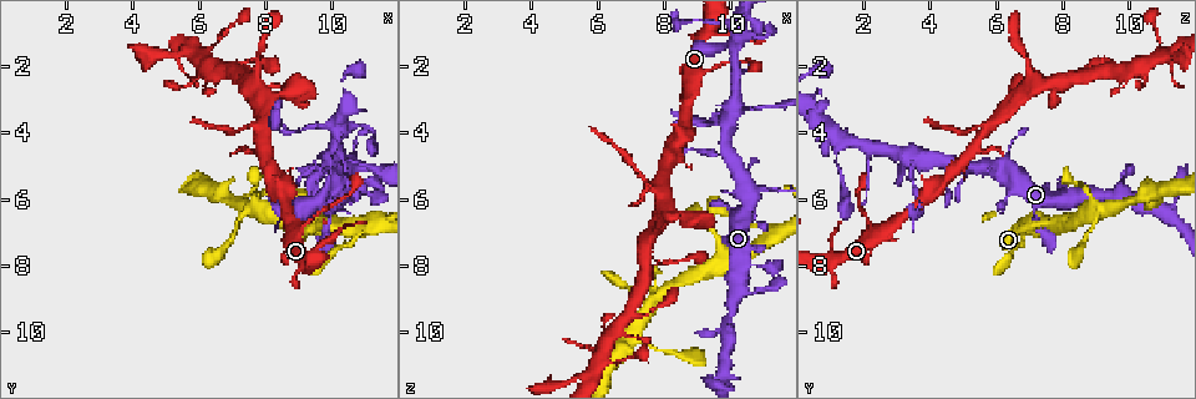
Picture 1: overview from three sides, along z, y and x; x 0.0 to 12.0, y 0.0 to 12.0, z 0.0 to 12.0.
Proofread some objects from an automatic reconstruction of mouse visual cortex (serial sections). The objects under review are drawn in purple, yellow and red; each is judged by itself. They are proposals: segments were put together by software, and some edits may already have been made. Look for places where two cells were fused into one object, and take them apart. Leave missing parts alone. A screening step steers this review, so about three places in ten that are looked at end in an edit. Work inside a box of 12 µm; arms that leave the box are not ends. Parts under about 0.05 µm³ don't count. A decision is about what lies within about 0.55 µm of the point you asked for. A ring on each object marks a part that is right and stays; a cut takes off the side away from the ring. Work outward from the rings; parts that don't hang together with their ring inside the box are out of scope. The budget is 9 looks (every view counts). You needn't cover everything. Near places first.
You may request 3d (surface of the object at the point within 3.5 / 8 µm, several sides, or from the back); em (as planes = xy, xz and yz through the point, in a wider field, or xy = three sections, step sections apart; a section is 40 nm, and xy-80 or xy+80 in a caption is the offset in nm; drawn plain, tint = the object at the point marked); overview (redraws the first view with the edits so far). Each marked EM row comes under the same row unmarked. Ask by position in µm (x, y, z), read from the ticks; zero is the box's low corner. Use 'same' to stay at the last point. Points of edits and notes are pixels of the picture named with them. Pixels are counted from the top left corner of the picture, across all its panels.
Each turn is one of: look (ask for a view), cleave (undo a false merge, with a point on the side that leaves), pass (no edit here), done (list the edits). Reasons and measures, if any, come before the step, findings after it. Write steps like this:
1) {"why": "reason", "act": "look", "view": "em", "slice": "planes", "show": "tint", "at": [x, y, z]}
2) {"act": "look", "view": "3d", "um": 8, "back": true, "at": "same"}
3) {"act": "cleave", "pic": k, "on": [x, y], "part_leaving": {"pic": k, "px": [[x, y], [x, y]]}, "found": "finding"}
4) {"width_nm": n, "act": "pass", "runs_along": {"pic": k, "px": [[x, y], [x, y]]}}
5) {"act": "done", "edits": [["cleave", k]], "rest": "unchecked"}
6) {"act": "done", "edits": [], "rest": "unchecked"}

{"why": "sudden change in width", "act": "look", "view": "3d", "um": 3.5, "at": [11.2, 5.1, 3.1]}

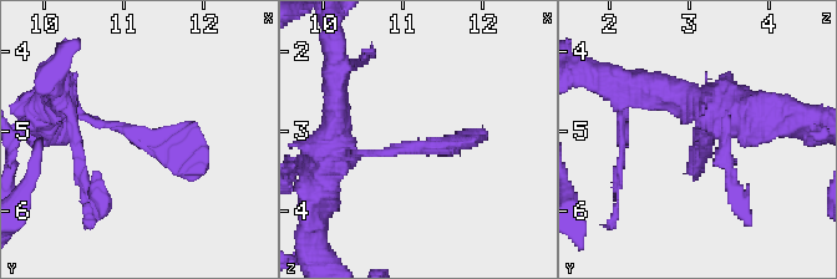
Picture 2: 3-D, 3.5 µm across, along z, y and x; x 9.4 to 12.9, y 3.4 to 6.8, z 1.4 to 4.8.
{"act": "look", "view": "em", "slice": "xy", "step": 3, "show": "tint", "at": [11.25, 5.15, 3.20]}

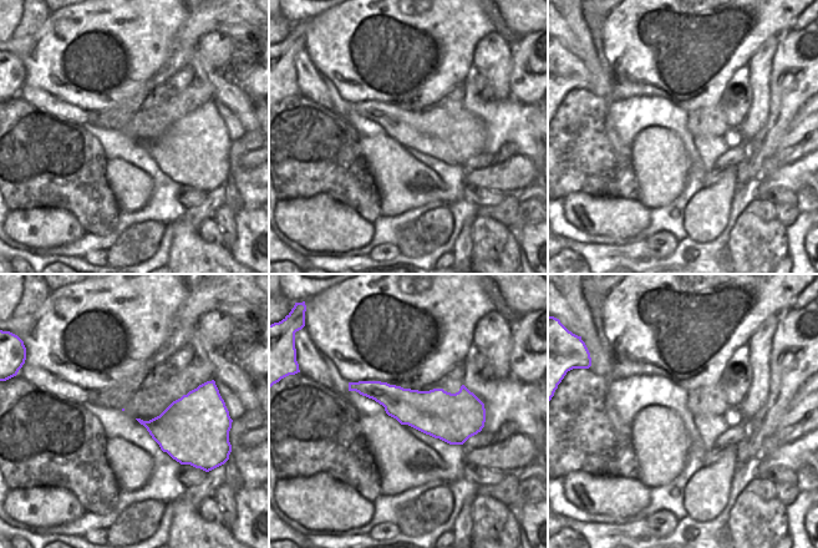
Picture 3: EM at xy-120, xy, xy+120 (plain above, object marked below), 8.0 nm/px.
{"width_nm": 380, "act": "pass", "runs_along": {"pic": 2, "px": [[71, 110], [174, 151], [193, 178]]}, "found": "one cell here"}

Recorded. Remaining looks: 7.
{"why": "abrupt turn", "act": "look", "view": "3d", "um": 3.5, "at": [10.1, 4.3, 1.4]}

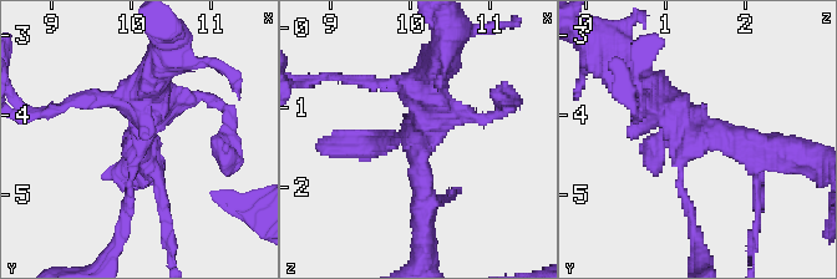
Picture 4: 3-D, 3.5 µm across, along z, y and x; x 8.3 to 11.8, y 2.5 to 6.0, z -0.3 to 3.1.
{"arms": 4, "arm_widths_nm": [100, 250, 300, 400], "act": "look", "view": "em", "slice": "xy", "step": 2, "show": "tint", "at": [10.05, 4.25, 1.40]}

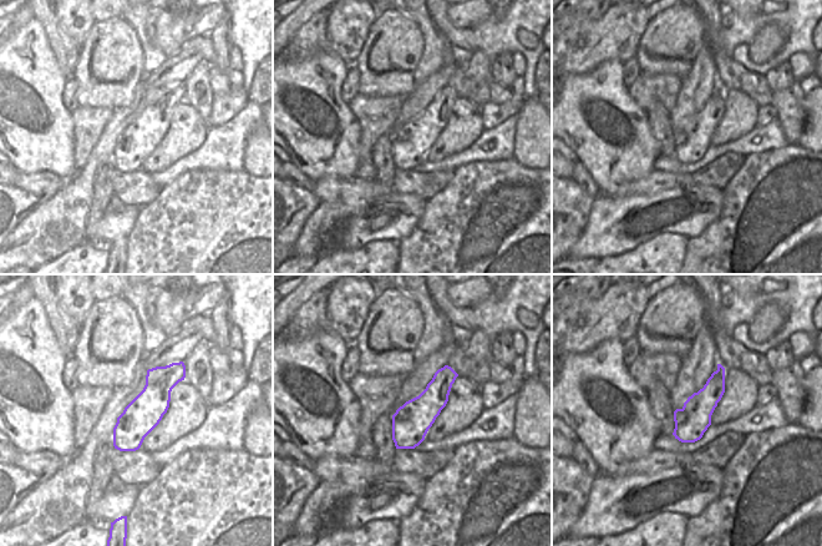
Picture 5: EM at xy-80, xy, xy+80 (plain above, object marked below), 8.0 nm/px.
{"act": "look", "view": "em", "slice": "xy", "step": 3, "show": "tint", "at": "same"}

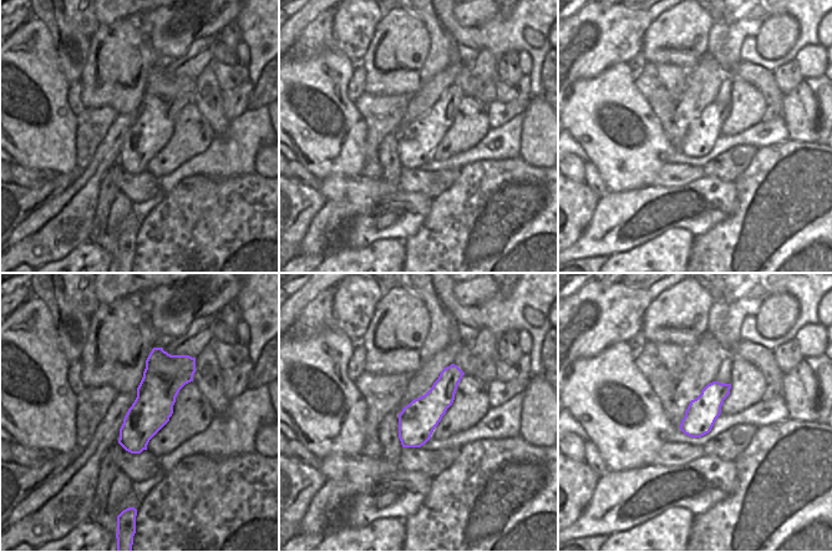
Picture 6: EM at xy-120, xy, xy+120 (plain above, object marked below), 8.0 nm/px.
{"act": "pass", "runs_along": {"pic": 4, "px": [[779, 150], [689, 135], [642, 85]]}, "found": "continuous, no second cell"}

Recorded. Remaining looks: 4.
{"why": "looks like a crossing", "act": "look", "view": "3d", "um": 8, "back": true, "at": [7.6, 6.4, 9.2]}

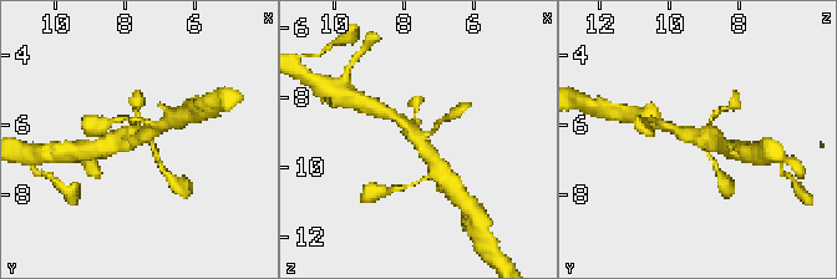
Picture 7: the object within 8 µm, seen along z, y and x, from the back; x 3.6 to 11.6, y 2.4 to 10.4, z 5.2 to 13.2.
{"arms": 4, "arm_widths_nm": [150, 150, 350, 350], "why": "need the tissue", "act": "look", "view": "em", "slice": "planes", "show": "tint", "at": [7.6, 6.3, 9.3]}

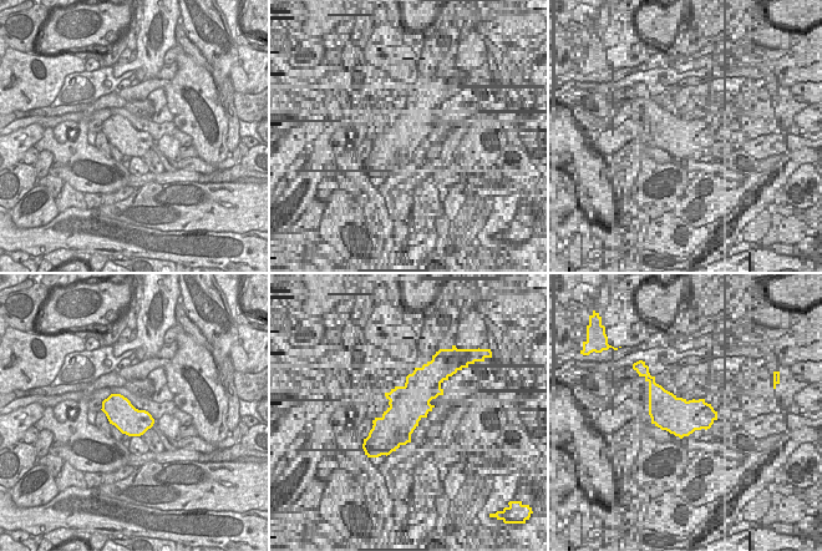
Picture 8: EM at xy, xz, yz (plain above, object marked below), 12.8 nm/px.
{"act": "pass", "runs_along": {"pic": 7, "px": [[392, 116], [410, 127], [437, 167]]}, "found": "one cell here"}

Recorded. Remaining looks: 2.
{"why": "three-way junction", "act": "look", "view": "3d", "um": 3.5, "at": [7.9, 4.0, 5.7]}

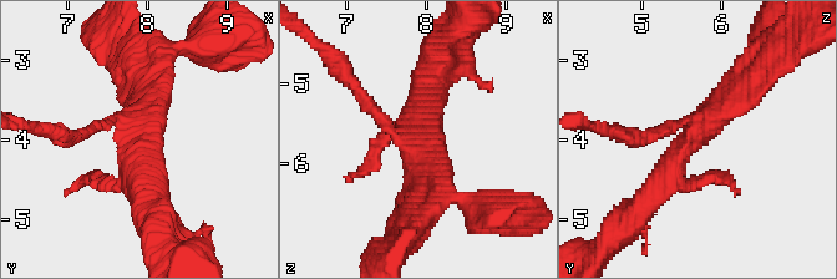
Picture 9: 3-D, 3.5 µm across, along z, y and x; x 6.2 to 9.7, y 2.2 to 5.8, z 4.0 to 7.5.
{"arms": 3, "arm_widths_nm": [150, 300, 350], "act": "look", "view": "em", "slice": "xy", "step": 2, "show": "tint", "at": [7.95, 3.95, 5.65]}

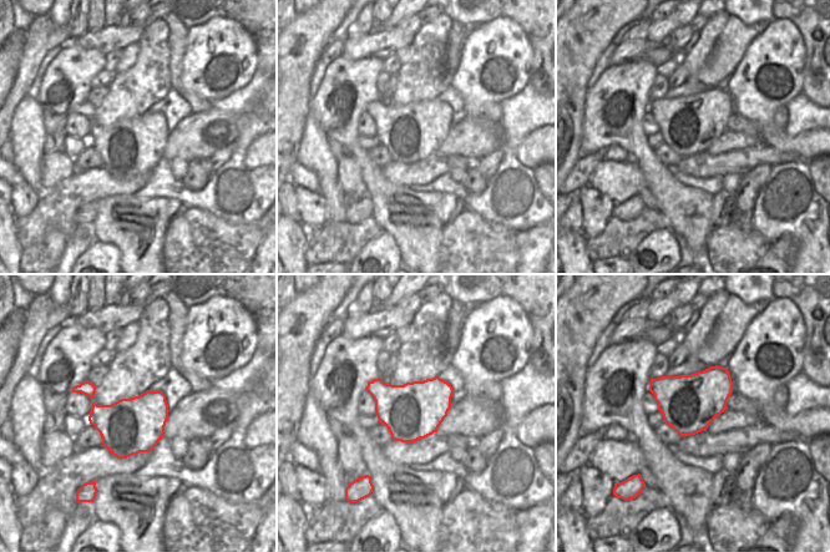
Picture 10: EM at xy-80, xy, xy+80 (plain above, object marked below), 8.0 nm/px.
{"act": "cleave", "pic": 9, "on": [361, 96], "part_leaving": {"pic": 9, "px": [[391, 130], [345, 66], [314, 44]]}, "found": "a second cell is stuck on"}

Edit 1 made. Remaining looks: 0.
{"act": "done", "edits": [["cleave", 9]], "rest": "unchecked"}

